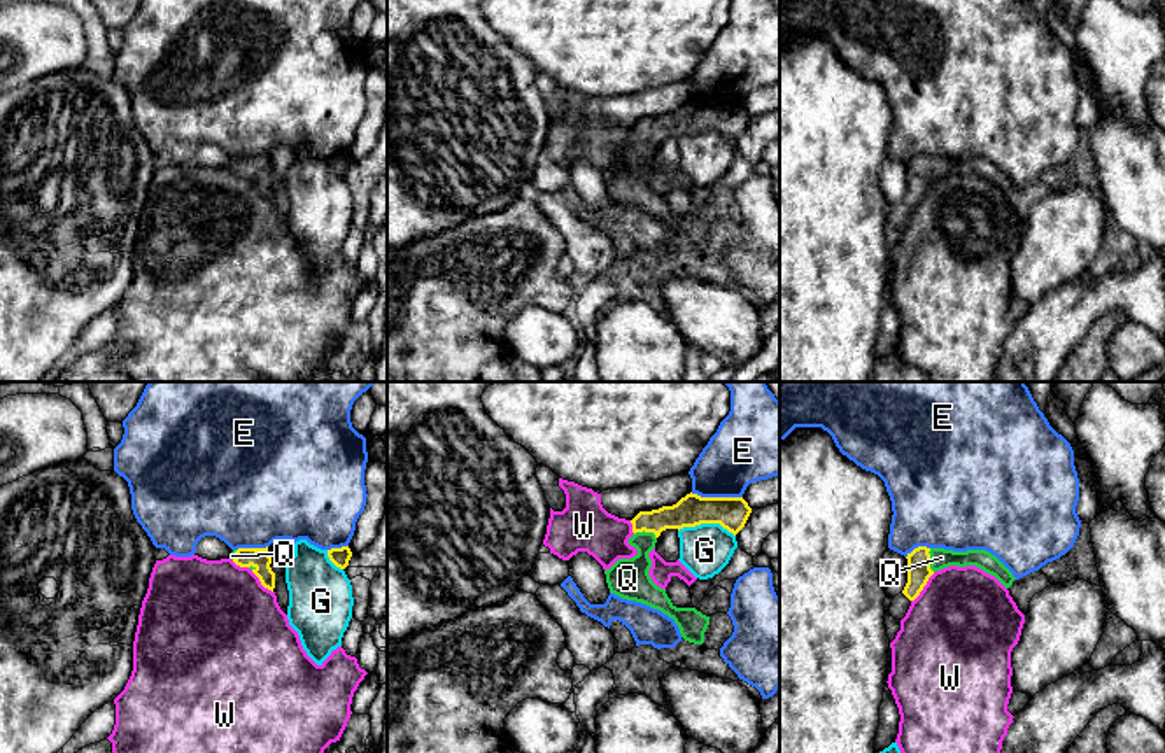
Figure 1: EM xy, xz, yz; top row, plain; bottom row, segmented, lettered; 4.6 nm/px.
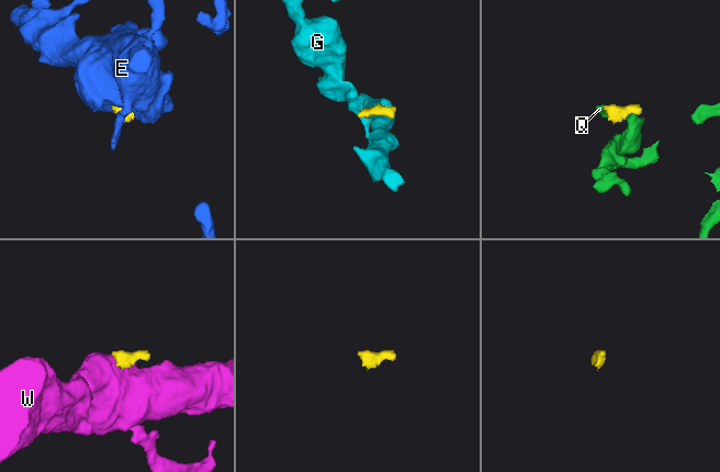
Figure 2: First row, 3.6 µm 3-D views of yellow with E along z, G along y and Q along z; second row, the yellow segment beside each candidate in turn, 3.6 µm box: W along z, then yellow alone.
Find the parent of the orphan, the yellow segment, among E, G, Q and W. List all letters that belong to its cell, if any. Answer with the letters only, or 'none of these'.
Q

